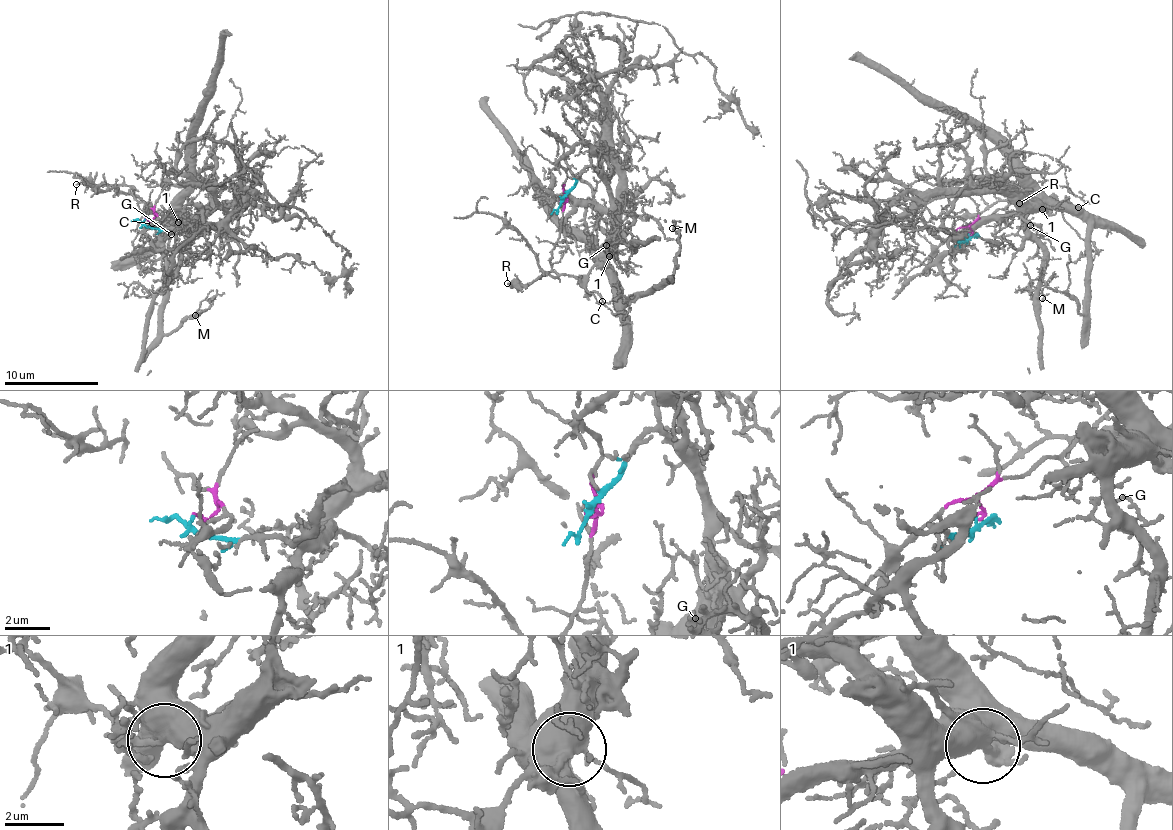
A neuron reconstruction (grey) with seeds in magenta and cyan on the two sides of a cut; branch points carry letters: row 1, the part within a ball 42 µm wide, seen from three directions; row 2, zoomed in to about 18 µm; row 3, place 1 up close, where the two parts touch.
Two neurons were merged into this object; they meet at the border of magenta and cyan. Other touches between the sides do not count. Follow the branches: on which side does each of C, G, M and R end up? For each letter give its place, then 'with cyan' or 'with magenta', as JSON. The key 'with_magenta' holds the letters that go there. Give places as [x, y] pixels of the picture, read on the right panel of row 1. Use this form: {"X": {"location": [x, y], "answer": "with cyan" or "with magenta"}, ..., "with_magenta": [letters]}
{"C": {"location": [1078, 207], "answer": "with magenta"}, "G": {"location": [1030, 225], "answer": "with cyan"}, "M": {"location": [1042, 298], "answer": "with cyan"}, "R": {"location": [1019, 203], "answer": "with magenta"}, "with_magenta": ["C", "R"]}

